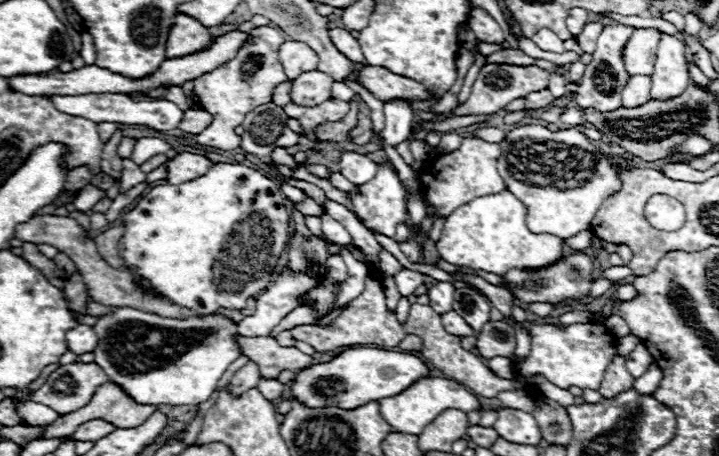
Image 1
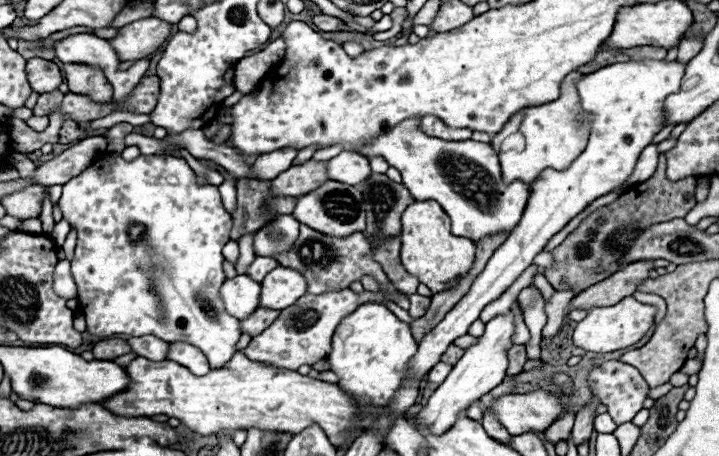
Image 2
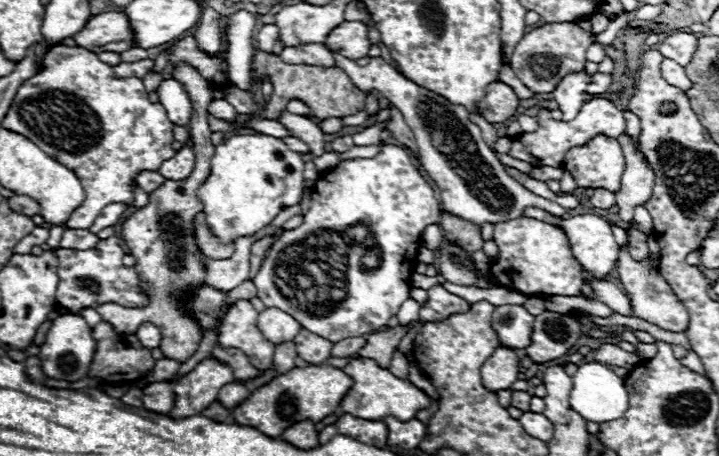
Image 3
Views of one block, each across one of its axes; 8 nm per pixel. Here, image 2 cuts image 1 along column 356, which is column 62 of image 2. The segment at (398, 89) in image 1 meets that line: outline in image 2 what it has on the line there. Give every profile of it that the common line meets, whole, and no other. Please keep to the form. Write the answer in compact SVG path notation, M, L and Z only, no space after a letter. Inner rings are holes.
M30 58L26 64L26 76L34 92L48 94L58 90L58 86L64 82L64 74L52 60L42 58Z

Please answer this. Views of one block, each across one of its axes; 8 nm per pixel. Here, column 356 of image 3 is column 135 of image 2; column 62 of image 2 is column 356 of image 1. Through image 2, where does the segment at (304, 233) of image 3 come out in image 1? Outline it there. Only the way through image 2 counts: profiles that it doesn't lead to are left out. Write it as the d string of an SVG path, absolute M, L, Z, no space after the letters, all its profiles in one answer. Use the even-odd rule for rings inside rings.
M392 162L380 164L376 176L368 184L358 186L358 192L348 192L348 196L352 200L354 214L362 220L362 224L366 228L370 228L370 230L374 230L378 234L384 234L384 236L392 238L396 234L396 226L400 222L408 220L408 212L406 212L408 190L404 188L404 184L402 184L402 180L398 176L398 170L392 166Z

